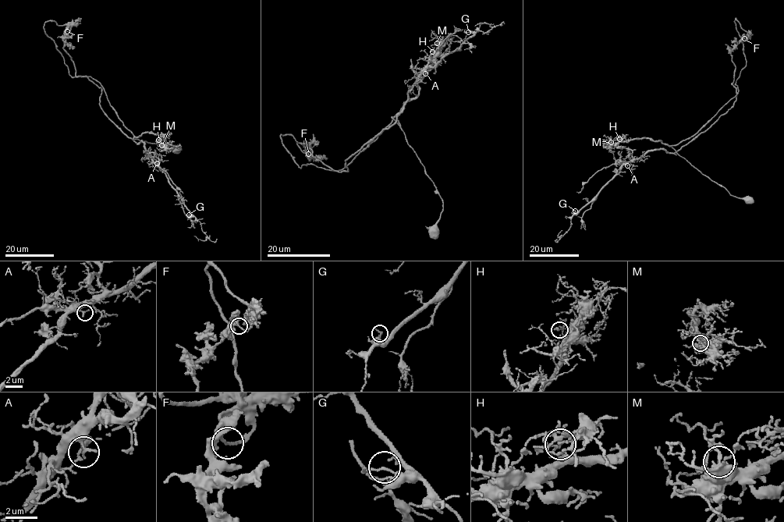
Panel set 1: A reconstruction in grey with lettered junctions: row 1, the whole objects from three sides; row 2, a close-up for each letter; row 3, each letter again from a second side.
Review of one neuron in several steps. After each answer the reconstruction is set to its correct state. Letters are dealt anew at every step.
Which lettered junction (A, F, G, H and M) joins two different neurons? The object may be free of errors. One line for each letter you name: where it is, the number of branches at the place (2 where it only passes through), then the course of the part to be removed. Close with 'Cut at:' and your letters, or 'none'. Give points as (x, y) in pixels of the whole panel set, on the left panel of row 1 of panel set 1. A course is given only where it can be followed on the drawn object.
F: (67, 31) | 2 | (66, 31), (64, 50), (76, 76), (101, 88), (107, 117), (143, 143), (207, 236), (194, 236)
Cut at: F

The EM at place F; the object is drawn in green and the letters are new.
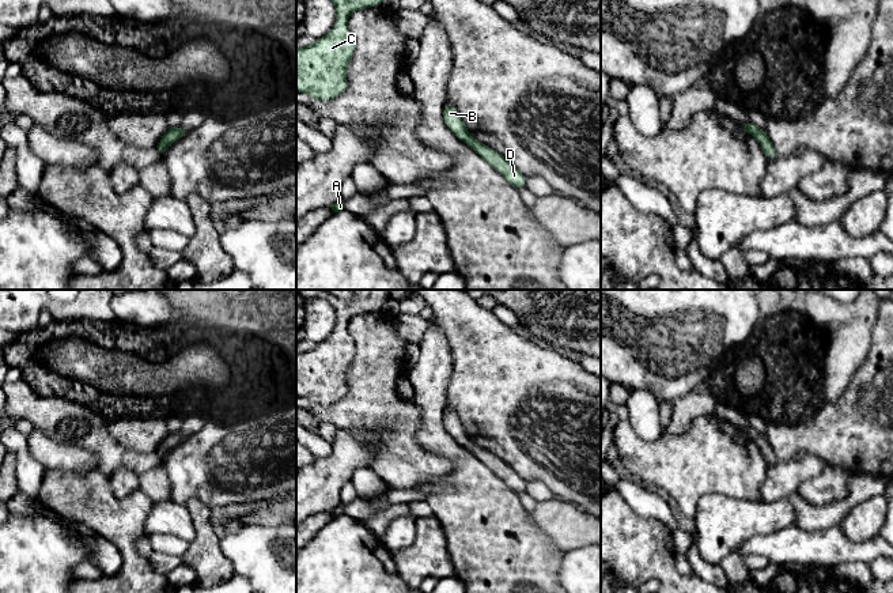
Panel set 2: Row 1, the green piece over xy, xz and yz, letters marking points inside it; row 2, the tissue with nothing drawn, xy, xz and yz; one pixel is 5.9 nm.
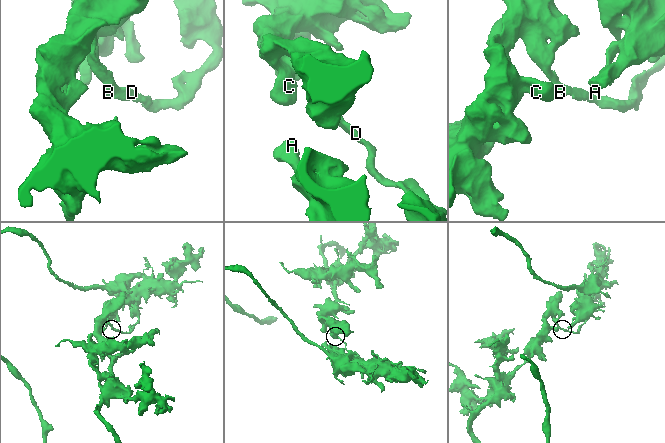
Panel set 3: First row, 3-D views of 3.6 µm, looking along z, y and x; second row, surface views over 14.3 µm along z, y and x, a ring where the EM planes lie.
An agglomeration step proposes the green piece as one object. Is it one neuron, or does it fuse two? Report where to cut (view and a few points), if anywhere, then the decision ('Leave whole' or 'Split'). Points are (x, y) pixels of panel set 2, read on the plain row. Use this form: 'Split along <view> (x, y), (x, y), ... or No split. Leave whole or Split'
Split along xy (176, 433), (170, 448). Split

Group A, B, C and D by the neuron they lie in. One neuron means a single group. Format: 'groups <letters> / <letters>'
groups A D / B C

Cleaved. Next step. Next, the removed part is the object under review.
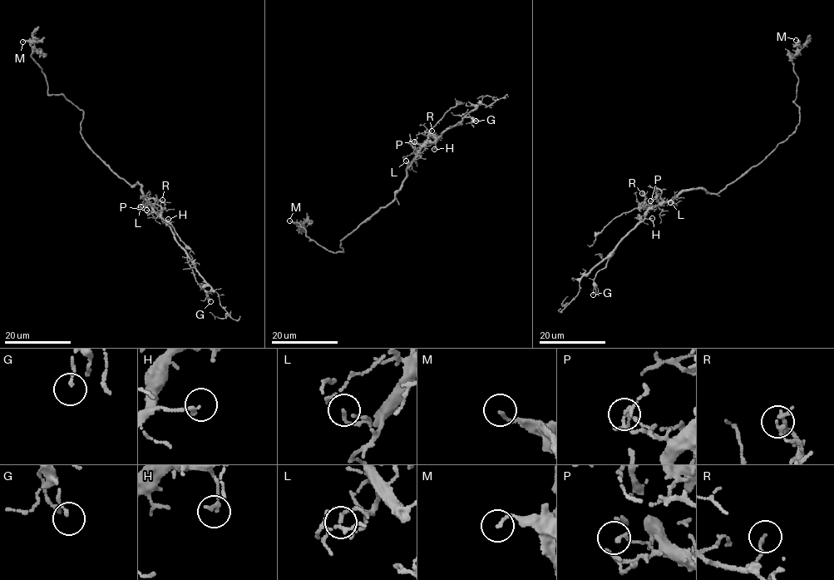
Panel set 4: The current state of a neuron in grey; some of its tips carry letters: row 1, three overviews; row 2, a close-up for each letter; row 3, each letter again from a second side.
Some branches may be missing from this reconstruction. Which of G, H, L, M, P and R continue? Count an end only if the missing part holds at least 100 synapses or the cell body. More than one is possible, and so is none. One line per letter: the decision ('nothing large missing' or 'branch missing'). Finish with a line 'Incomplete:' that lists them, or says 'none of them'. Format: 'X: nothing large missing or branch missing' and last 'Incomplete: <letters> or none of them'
G: nothing large missing
H: nothing large missing
L: nothing large missing
M: nothing large missing
P: nothing large missing
R: nothing large missing
Incomplete: none of them

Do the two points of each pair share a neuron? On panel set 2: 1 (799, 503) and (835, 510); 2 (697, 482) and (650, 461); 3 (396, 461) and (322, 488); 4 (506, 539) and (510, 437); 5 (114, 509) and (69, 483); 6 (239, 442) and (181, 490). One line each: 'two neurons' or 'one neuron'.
1: one neuron
2: one neuron
3: two neurons
4: two neurons
5: one neuron
6: one neuron

